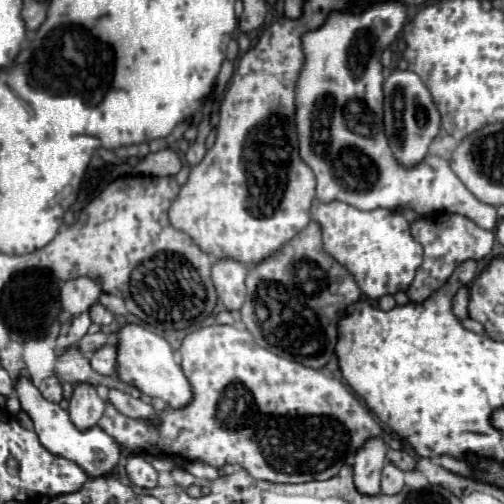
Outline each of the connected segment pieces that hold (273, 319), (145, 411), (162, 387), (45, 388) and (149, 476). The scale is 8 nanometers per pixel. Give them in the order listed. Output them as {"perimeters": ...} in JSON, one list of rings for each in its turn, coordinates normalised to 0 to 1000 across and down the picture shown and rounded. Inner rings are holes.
{"perimeters":[[[[615,438],[611,450],[599,454],[587,470],[579,470],[556,498],[492,534],[488,589],[476,613],[476,633],[516,688],[575,716],[599,720],[607,728],[639,732],[651,720],[651,712],[663,708],[671,669],[667,641],[679,625],[679,613],[687,613],[694,601],[706,601],[714,589],[718,577],[702,558],[698,542],[643,498],[635,446],[627,438]]],[[[230,772],[218,776],[218,800],[238,815],[246,819],[250,827],[266,827],[266,831],[298,831],[298,835],[310,835],[310,812],[294,800],[286,800],[282,792],[266,792],[266,788],[254,788],[250,780],[238,780]]],[[[254,641],[230,657],[234,681],[230,681],[230,740],[238,756],[274,768],[294,788],[321,792],[333,808],[353,812],[377,800],[381,792],[381,768],[373,752],[361,740],[357,720],[345,712],[345,696],[333,685],[333,677],[306,657],[286,653],[282,645]]],[[[111,744],[87,752],[87,756],[75,764],[75,772],[79,772],[79,780],[83,780],[95,796],[103,796],[103,800],[119,800],[119,796],[123,796],[123,764],[119,764],[119,752],[115,752]]],[[[266,903],[250,915],[250,938],[262,962],[282,970],[306,970],[313,962],[313,935],[282,903]]]]}

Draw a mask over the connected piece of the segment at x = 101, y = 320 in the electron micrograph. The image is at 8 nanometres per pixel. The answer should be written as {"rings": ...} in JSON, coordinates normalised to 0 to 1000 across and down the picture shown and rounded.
{"rings":[[[187,601],[187,605],[179,605],[175,621],[179,621],[179,633],[183,633],[187,641],[194,641],[194,645],[218,645],[222,633],[226,633],[226,625],[222,625],[202,601]]]}

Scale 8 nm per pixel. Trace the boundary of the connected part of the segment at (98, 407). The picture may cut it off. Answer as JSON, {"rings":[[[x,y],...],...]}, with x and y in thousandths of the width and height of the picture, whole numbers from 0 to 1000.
{"rings":[[[167,760],[151,764],[147,784],[139,792],[139,808],[135,808],[139,835],[159,855],[175,855],[194,839],[194,831],[206,819],[206,808],[210,808],[210,800],[194,788],[194,780],[183,764],[167,764]]]}

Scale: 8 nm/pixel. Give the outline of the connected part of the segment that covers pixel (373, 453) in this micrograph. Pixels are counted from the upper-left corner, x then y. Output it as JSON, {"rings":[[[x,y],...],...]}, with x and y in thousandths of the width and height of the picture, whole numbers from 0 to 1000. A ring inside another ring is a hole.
{"rings":[[[754,867],[734,871],[706,895],[702,915],[702,962],[714,982],[754,982],[754,942],[766,919],[766,883]]]}

